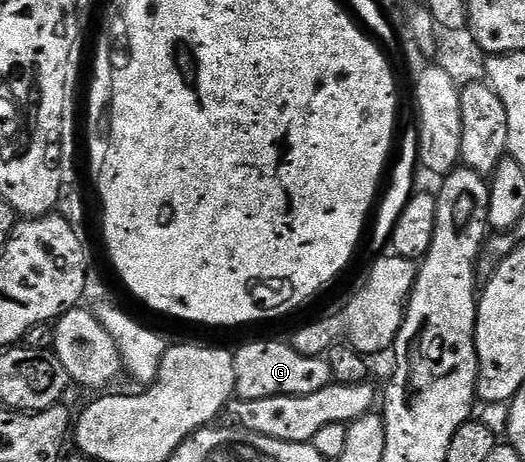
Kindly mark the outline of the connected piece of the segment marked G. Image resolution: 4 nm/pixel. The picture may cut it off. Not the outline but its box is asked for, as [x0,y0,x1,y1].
[233,340,334,399]

